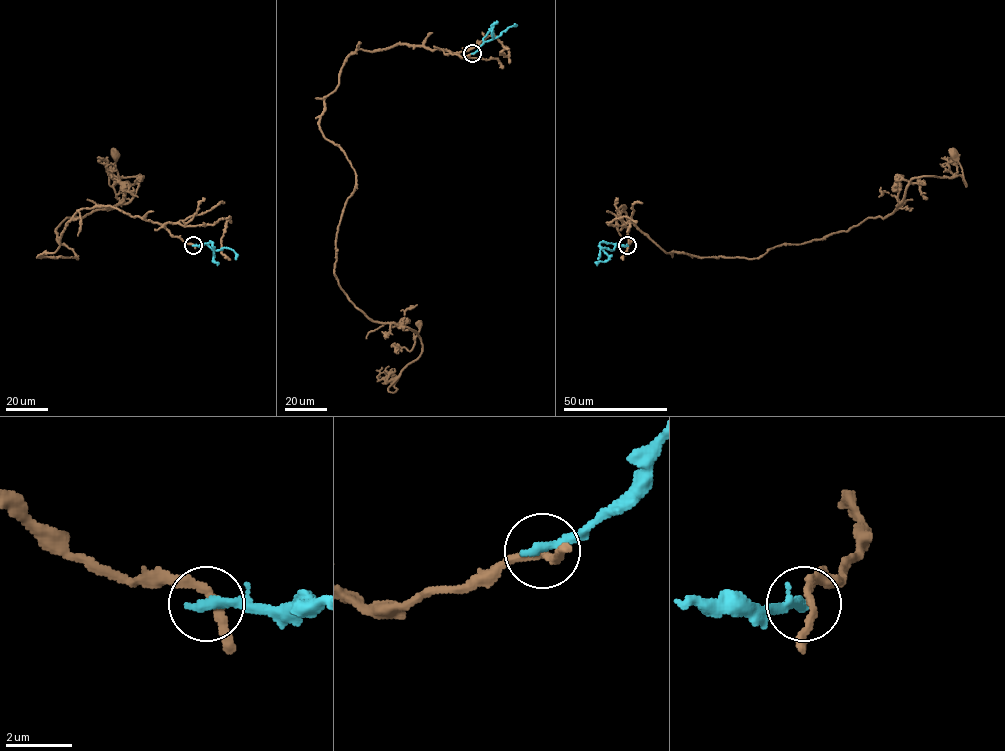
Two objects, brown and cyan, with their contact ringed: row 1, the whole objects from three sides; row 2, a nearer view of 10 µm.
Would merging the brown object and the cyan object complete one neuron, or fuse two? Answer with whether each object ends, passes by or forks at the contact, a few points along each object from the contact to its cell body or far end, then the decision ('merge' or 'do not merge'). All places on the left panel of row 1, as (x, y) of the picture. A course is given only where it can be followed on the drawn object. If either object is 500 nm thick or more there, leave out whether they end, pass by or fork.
brown passes by | cyan ends | brown via (193, 245), (95, 206), (40, 256), (77, 258), (59, 225), (133, 196), (143, 176), (109, 184), (115, 153) | cyan via (193, 245), (212, 242), (212, 261), (219, 264) | do not merge

